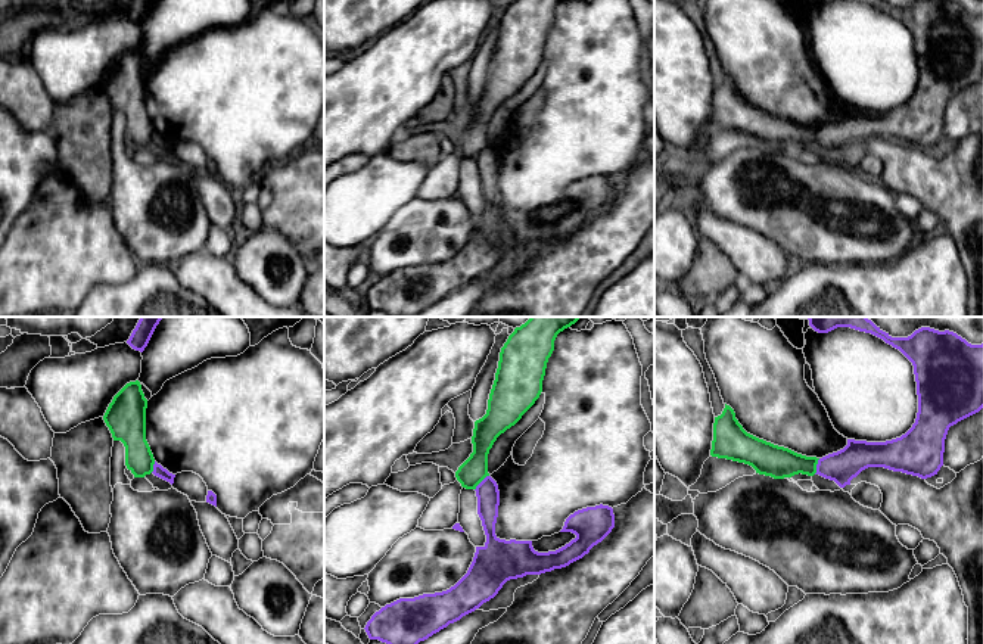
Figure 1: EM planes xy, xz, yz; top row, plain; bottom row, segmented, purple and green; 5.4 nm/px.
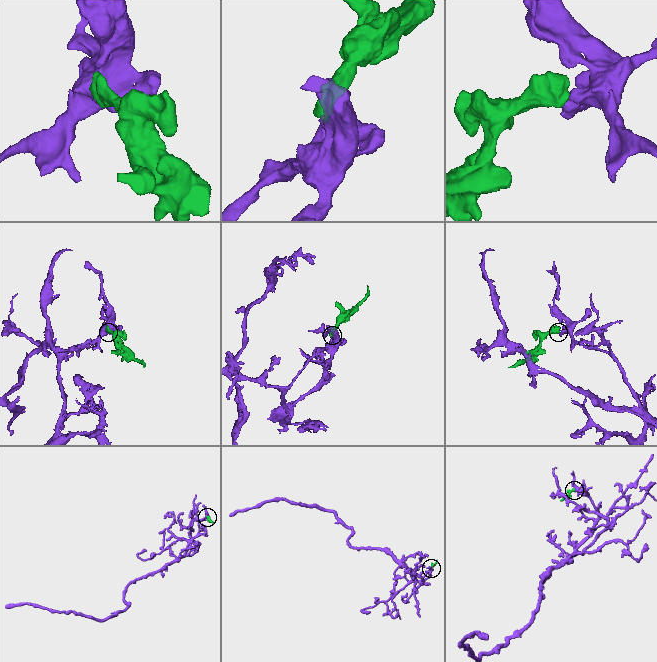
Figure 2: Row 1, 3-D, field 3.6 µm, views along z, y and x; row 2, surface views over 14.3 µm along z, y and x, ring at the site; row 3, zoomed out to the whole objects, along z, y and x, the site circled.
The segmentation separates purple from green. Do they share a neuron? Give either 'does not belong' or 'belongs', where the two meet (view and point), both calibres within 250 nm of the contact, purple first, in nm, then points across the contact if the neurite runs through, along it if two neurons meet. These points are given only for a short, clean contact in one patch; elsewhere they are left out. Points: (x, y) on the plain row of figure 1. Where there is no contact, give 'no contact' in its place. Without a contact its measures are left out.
does not belong; contact xz (481, 152); calibres 130 and 150 nm; border xz (488, 145), (475, 159)

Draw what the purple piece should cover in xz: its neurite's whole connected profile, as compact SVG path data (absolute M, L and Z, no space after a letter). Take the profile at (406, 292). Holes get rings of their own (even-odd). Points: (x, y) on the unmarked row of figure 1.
M491 146L475 161L486 212L476 217L467 243L447 261L399 268L382 277L364 298L370 309L391 317L416 317L494 268L507 251L566 237L588 224L615 197L612 177L587 177L570 184L560 200L575 203L575 209L556 221L538 223L532 211L506 211L495 205L500 161Z

